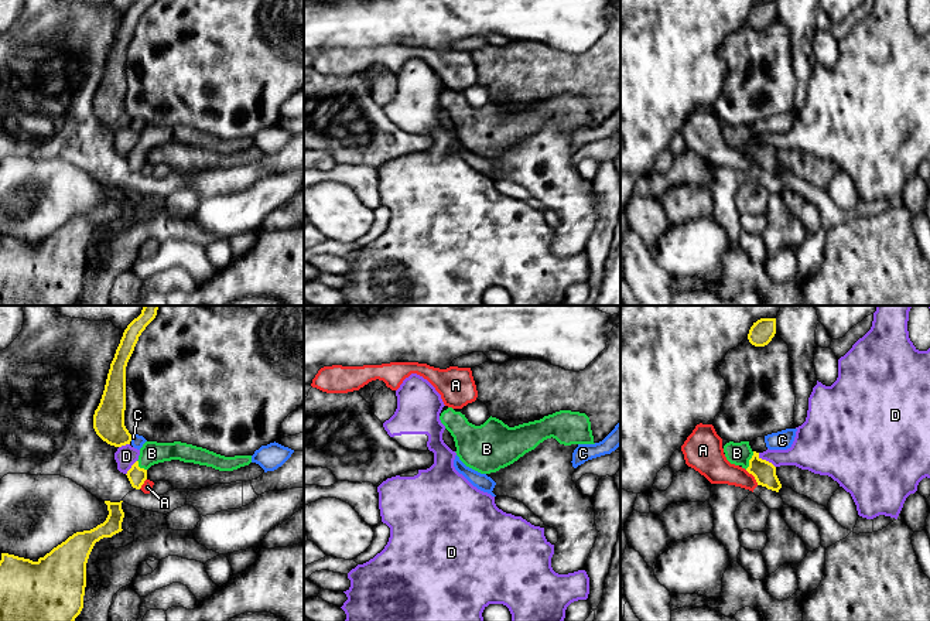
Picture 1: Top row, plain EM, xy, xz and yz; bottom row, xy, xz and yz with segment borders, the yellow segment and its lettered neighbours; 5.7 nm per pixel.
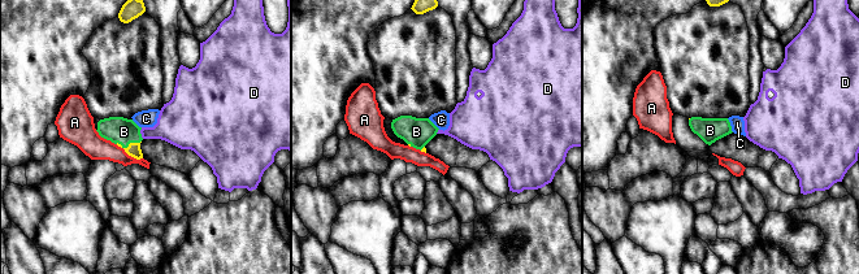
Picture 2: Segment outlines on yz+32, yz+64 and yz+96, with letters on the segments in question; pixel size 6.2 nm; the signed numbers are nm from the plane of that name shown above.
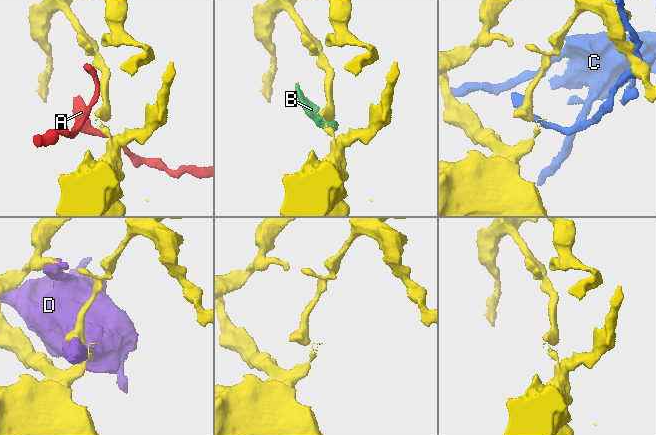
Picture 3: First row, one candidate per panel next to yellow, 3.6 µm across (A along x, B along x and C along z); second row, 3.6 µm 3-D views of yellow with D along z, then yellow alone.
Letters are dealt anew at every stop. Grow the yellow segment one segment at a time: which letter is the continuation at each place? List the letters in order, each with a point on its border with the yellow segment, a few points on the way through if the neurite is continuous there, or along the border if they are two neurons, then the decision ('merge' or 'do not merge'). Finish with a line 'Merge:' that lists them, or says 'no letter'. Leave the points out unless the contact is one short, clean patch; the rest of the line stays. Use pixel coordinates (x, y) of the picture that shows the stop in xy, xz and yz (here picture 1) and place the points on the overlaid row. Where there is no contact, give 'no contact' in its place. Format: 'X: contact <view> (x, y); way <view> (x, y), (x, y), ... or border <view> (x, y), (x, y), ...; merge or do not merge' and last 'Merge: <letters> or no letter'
A: contact yz (754, 476); border yz (745, 470), (758, 484); do not merge
B: contact yz (749, 460); merge
C: contact xy (130, 439); do not merge
D: contact yz (765, 460); do not merge
Merge: B

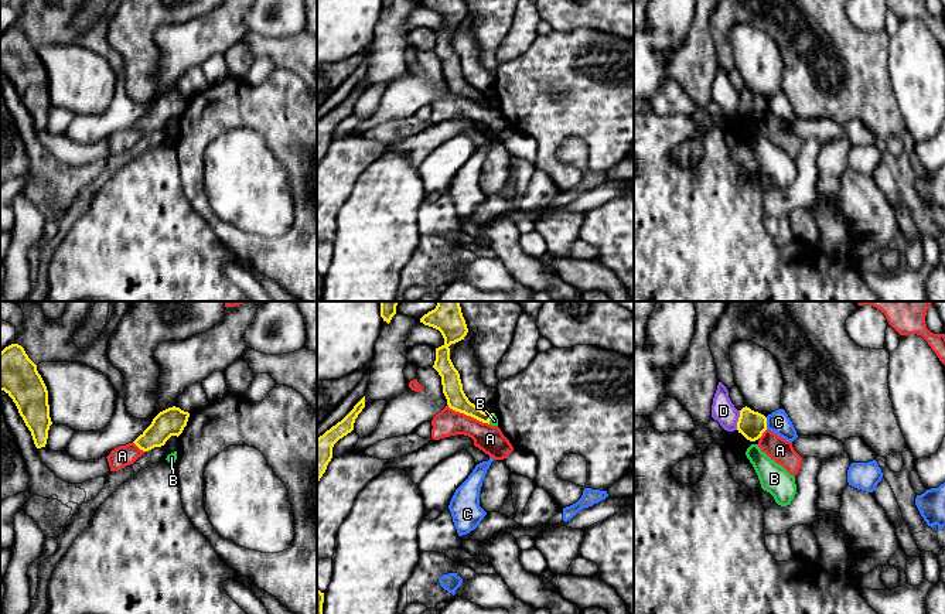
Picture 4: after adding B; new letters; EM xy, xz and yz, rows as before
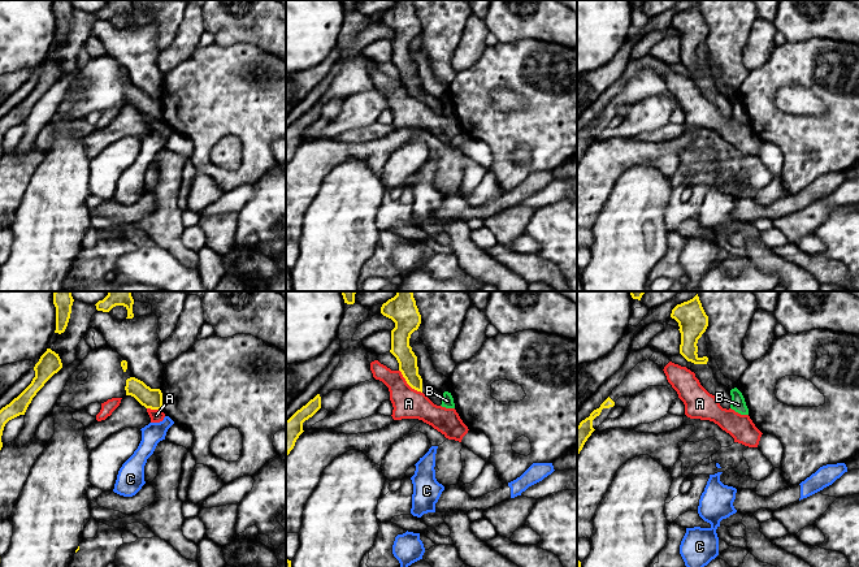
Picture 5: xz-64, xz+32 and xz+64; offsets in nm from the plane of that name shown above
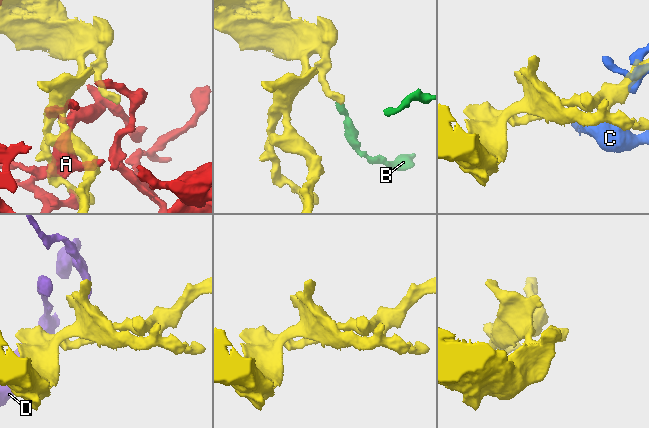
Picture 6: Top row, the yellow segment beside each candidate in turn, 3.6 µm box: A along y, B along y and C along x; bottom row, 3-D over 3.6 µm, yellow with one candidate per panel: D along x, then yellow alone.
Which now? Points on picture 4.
A: contact xz (467, 415); do not merge
B: contact xz (490, 419); border xz (494, 413), (488, 423); do not merge
C: contact yz (766, 423); do not merge
D: contact yz (739, 420); do not merge
Merge: no letter

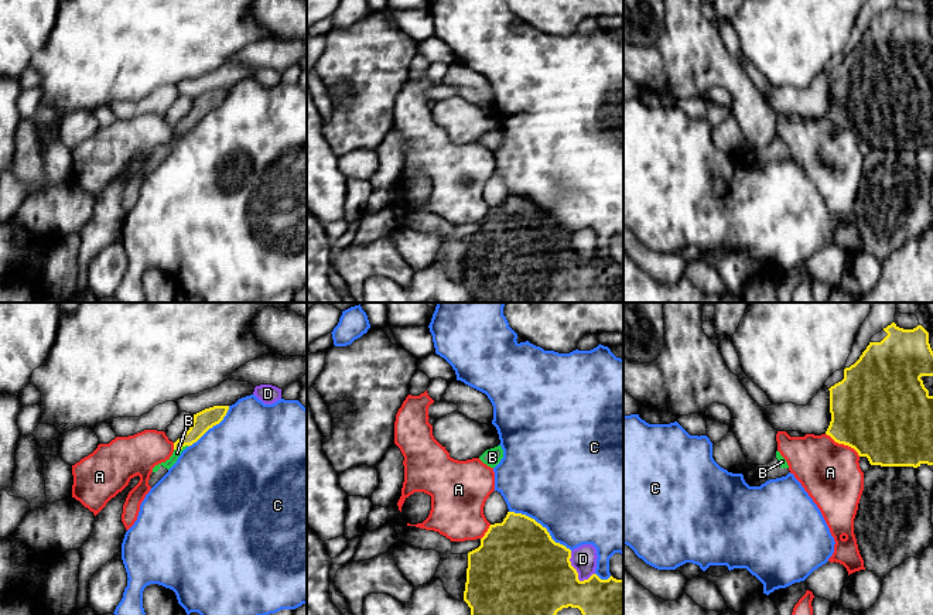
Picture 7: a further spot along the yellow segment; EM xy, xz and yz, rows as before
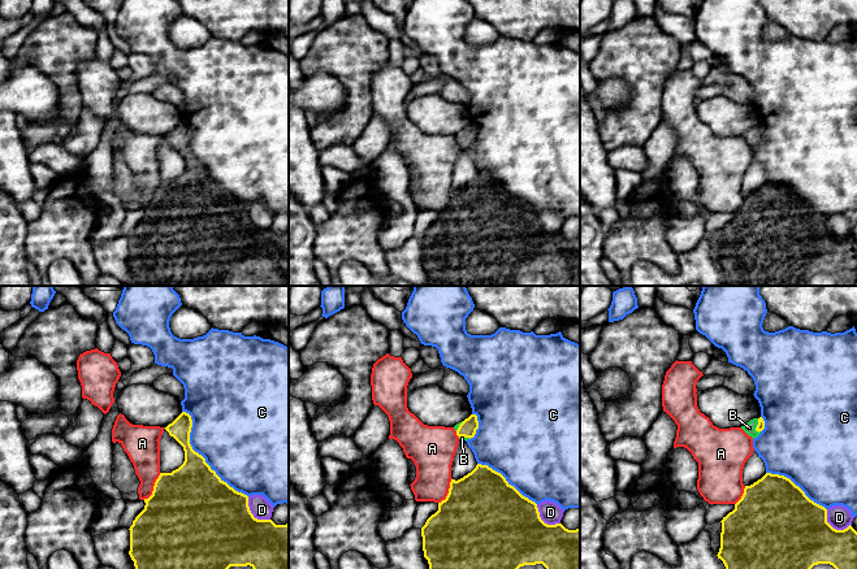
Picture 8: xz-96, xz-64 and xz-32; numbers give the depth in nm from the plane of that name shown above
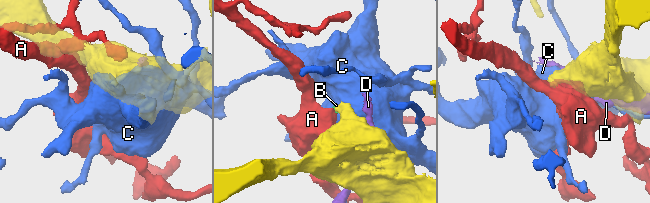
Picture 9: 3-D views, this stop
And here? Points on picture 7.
A: contact yz (843, 443); border yz (826, 433), (836, 441), (850, 446), (860, 455); do not merge
B: contact xy (181, 448); way xy (204, 420), (181, 448), (177, 453); merge
C: contact xz (540, 525); do not merge
D: contact xz (577, 573); do not merge
Merge: B

